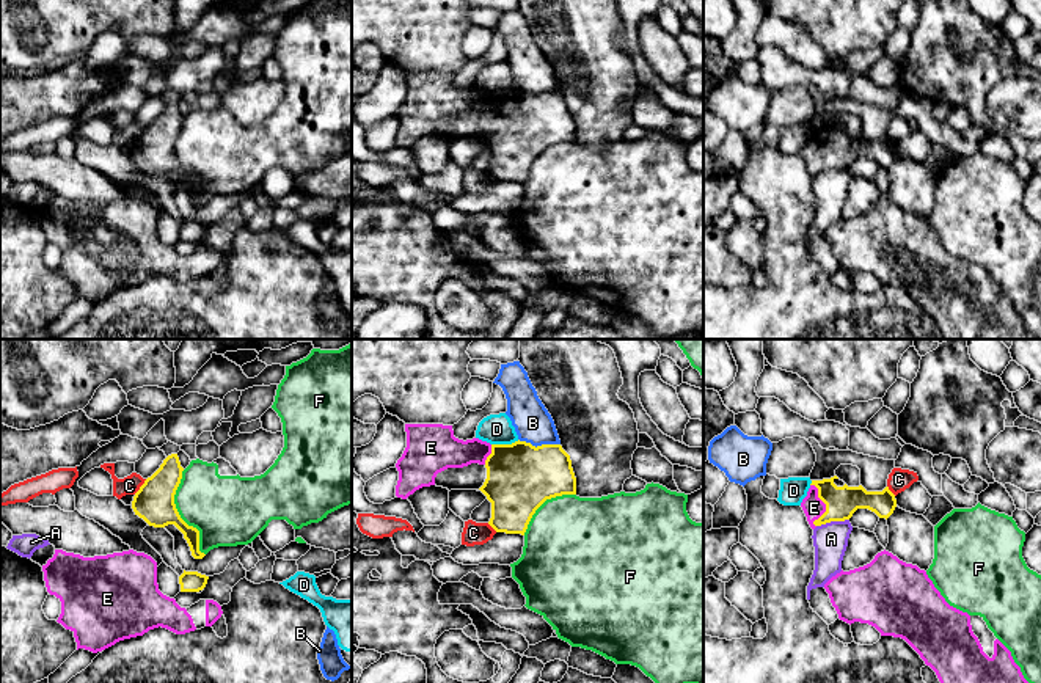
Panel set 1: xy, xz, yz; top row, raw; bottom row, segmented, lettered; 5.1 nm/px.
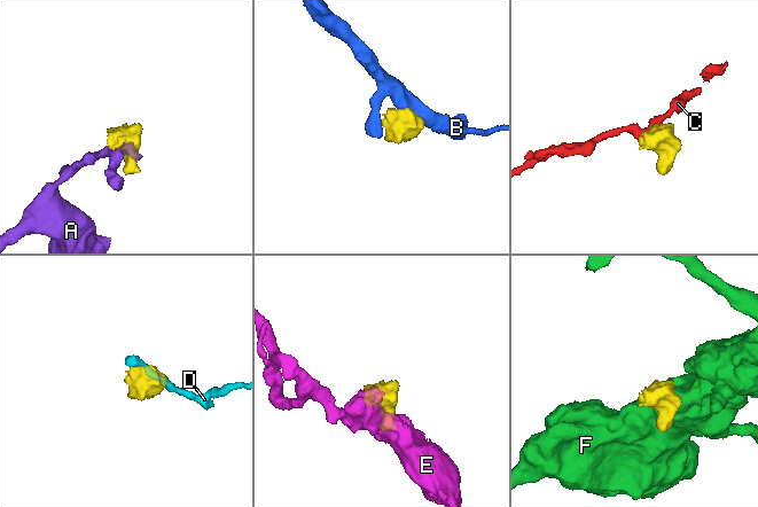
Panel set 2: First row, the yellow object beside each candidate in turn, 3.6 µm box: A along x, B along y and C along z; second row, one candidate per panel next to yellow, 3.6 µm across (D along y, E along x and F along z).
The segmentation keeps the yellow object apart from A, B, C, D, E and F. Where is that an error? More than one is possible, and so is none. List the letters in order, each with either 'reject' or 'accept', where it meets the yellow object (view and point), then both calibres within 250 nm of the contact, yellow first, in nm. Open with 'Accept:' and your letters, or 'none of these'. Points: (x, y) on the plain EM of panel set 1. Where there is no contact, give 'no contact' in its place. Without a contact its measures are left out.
Accept: E
A: reject | yz (832, 168) | 160/170 nm
B: reject | xz (539, 94) | 360/200 nm
C: reject | xy (140, 135) | 200/100 nm
D: reject | xz (504, 93) | 360/160 nm
E: accept | yz (825, 151) | 160/110 nm
F: reject | xy (178, 162) | 200/360 nm

